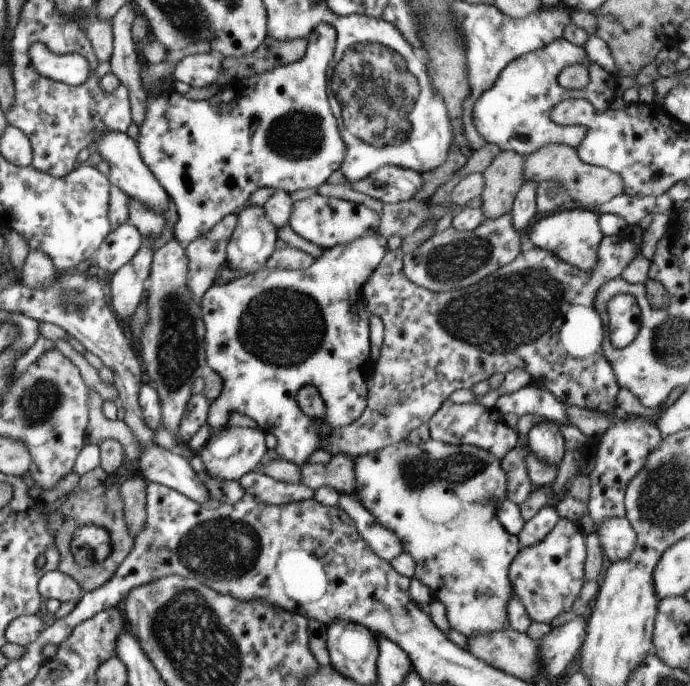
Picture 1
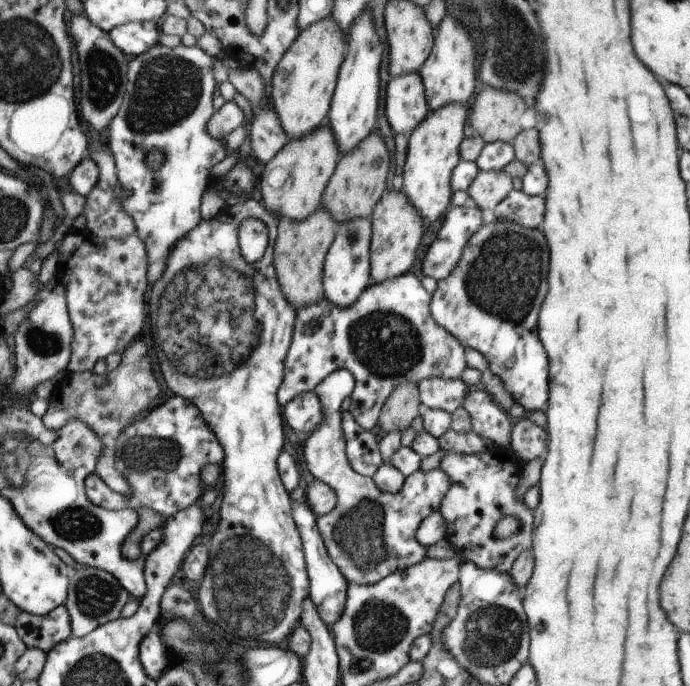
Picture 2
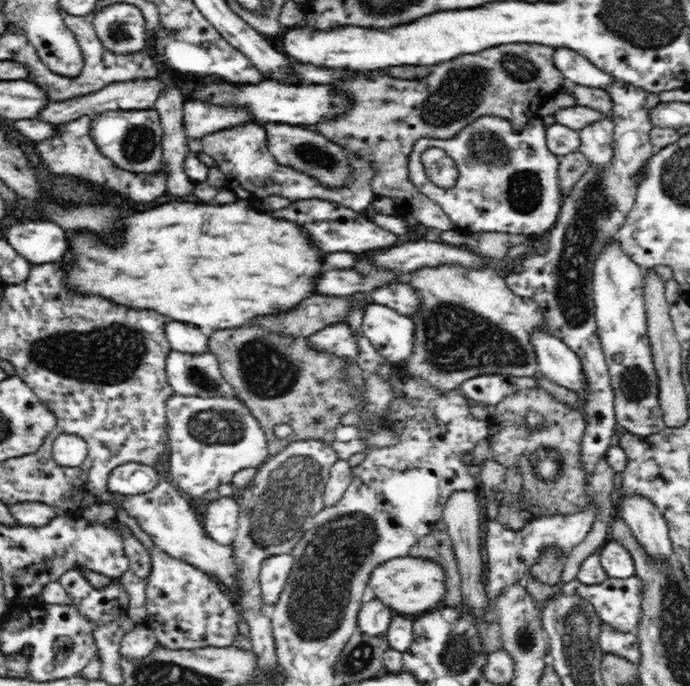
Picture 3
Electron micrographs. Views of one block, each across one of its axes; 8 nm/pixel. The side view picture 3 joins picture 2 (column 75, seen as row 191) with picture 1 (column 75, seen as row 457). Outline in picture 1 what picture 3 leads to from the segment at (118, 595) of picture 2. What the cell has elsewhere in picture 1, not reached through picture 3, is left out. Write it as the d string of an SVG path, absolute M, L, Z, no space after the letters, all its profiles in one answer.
M53 570L53 572L47 572L39 578L39 594L43 598L49 598L49 600L57 600L57 602L71 602L71 604L77 604L81 598L81 588L79 584L65 576L63 572L59 570Z

